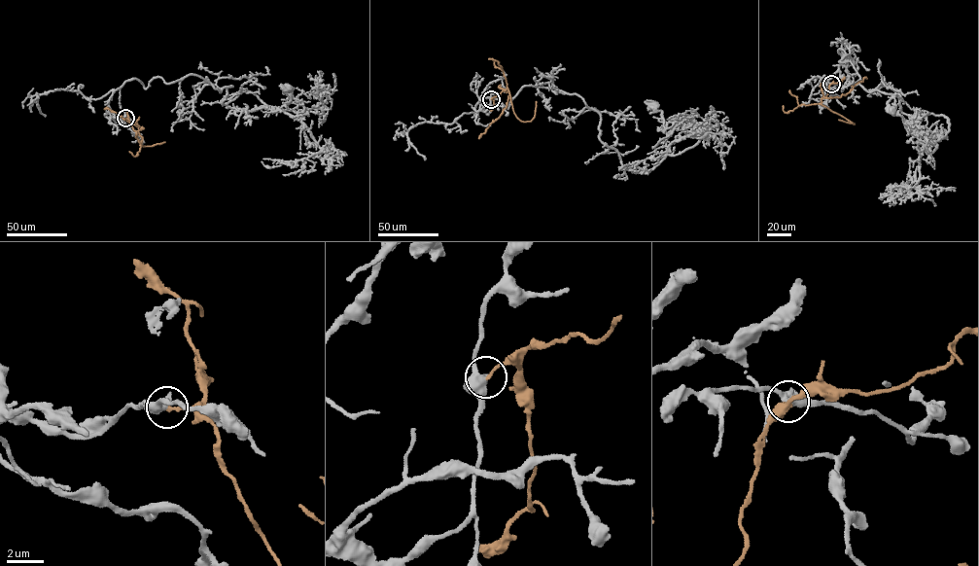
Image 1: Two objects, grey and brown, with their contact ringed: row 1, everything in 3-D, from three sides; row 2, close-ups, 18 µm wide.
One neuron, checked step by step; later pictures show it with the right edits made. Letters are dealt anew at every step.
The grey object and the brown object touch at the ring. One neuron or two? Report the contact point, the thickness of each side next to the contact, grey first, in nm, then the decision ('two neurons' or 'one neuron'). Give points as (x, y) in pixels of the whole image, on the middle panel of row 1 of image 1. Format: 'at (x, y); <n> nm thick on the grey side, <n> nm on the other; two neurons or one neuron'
at (491, 99); 400 nm thick on the grey side, 160 nm on the other; two neurons

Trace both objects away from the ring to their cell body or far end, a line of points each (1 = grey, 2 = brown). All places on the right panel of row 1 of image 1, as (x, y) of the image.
1: (831, 84), (842, 49), (867, 90), (949, 129), (936, 141), (892, 111)
2: (831, 84), (820, 103), (855, 124), (839, 120)

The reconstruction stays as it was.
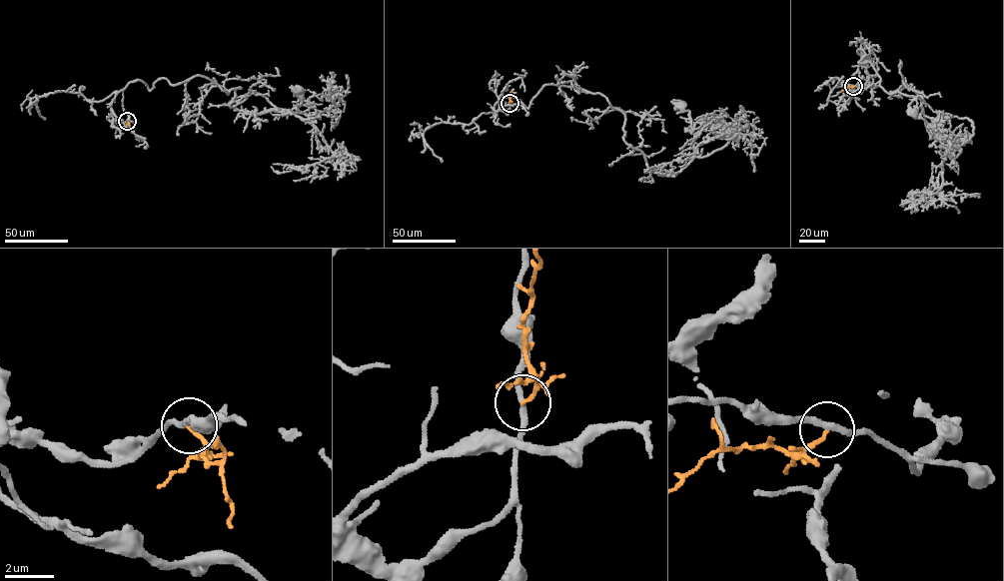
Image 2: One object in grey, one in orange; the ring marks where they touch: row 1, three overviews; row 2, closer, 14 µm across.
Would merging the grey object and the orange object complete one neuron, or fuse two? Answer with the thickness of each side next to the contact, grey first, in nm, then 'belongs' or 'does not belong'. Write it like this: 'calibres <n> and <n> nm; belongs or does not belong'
calibres 240 and 150 nm; does not belong

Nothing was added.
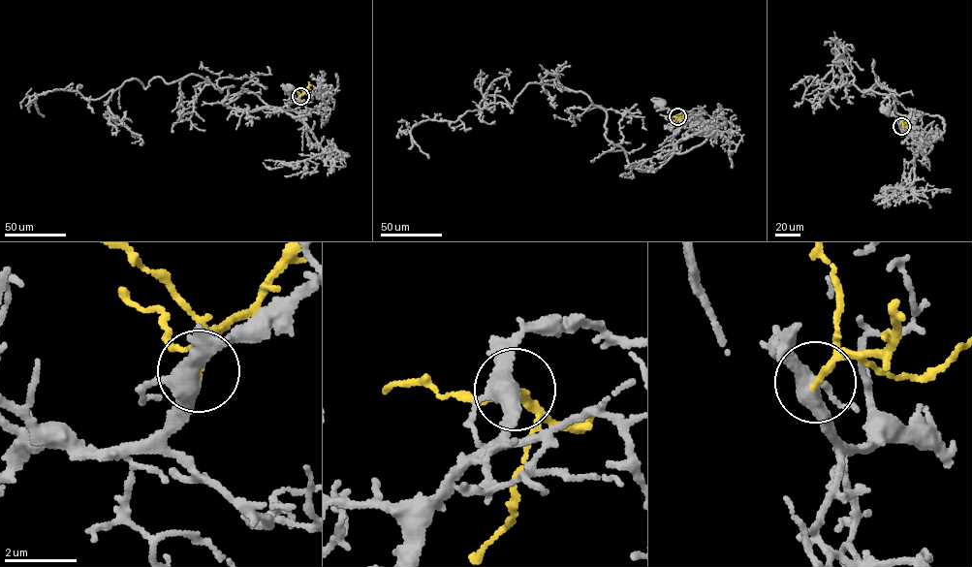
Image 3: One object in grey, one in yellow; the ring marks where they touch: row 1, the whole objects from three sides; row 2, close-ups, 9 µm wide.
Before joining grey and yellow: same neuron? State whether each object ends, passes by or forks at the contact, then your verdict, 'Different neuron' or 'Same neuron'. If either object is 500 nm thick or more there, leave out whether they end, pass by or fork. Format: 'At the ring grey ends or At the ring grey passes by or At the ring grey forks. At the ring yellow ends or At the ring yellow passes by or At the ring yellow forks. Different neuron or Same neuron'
At the ring grey forks. At the ring yellow ends. Same neuron

